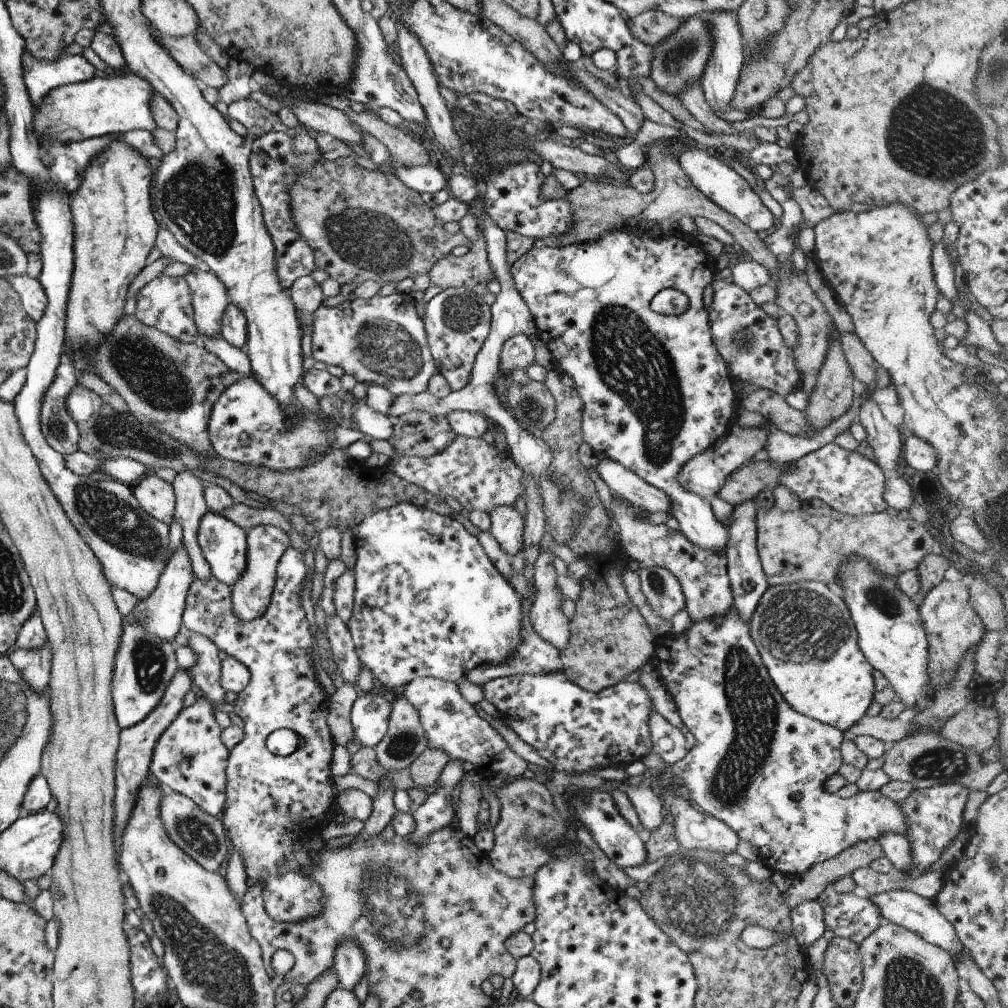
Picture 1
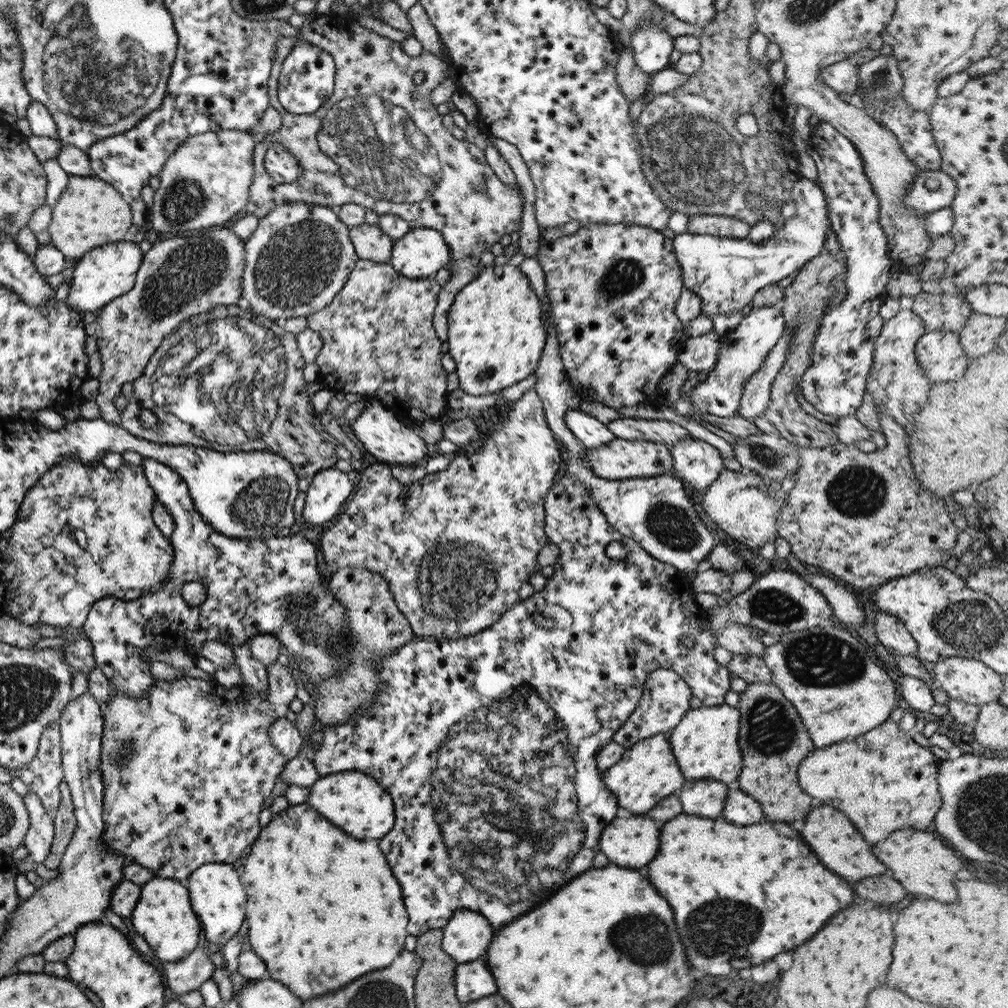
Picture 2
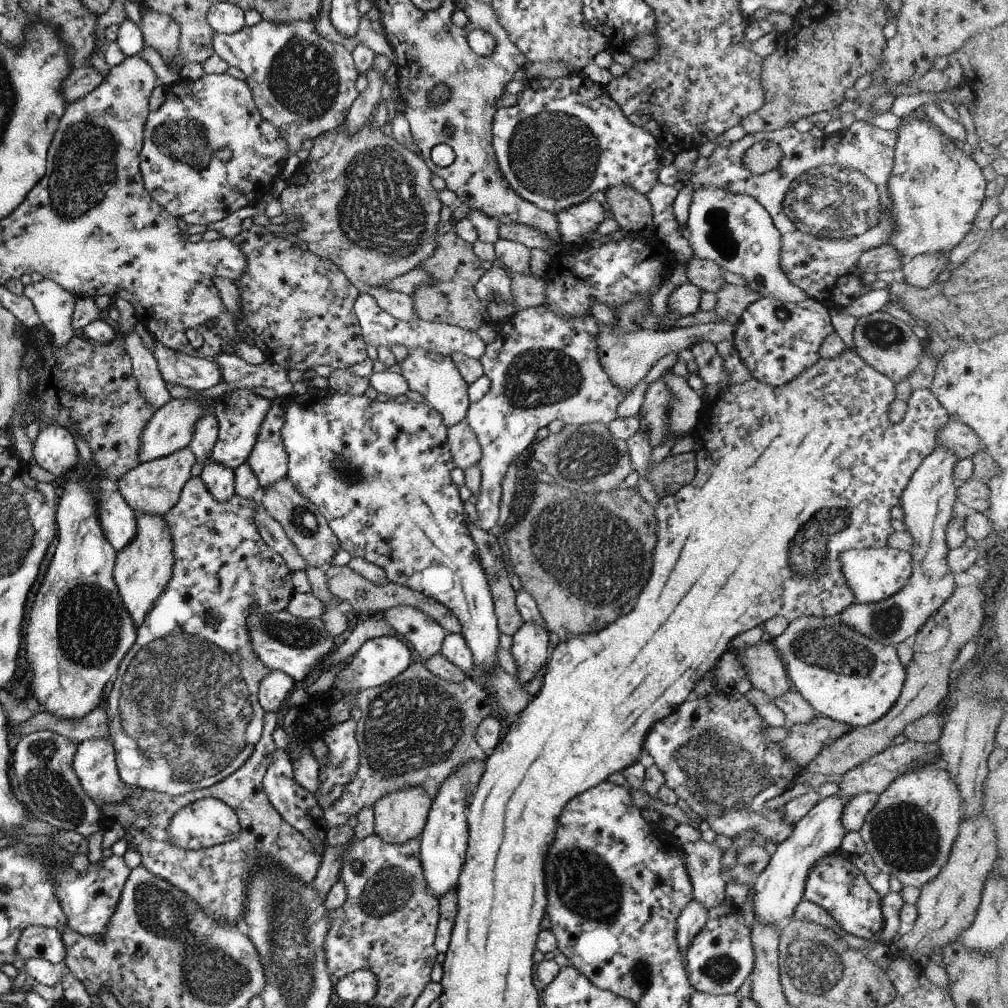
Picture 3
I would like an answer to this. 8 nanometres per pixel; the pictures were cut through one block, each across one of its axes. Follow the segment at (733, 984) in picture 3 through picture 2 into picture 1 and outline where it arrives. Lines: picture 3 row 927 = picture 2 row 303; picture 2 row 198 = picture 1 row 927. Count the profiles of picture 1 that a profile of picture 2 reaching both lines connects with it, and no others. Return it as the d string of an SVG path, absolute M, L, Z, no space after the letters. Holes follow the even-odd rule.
M817 899L803 901L789 911L791 934L804 950L822 934L823 911Z

